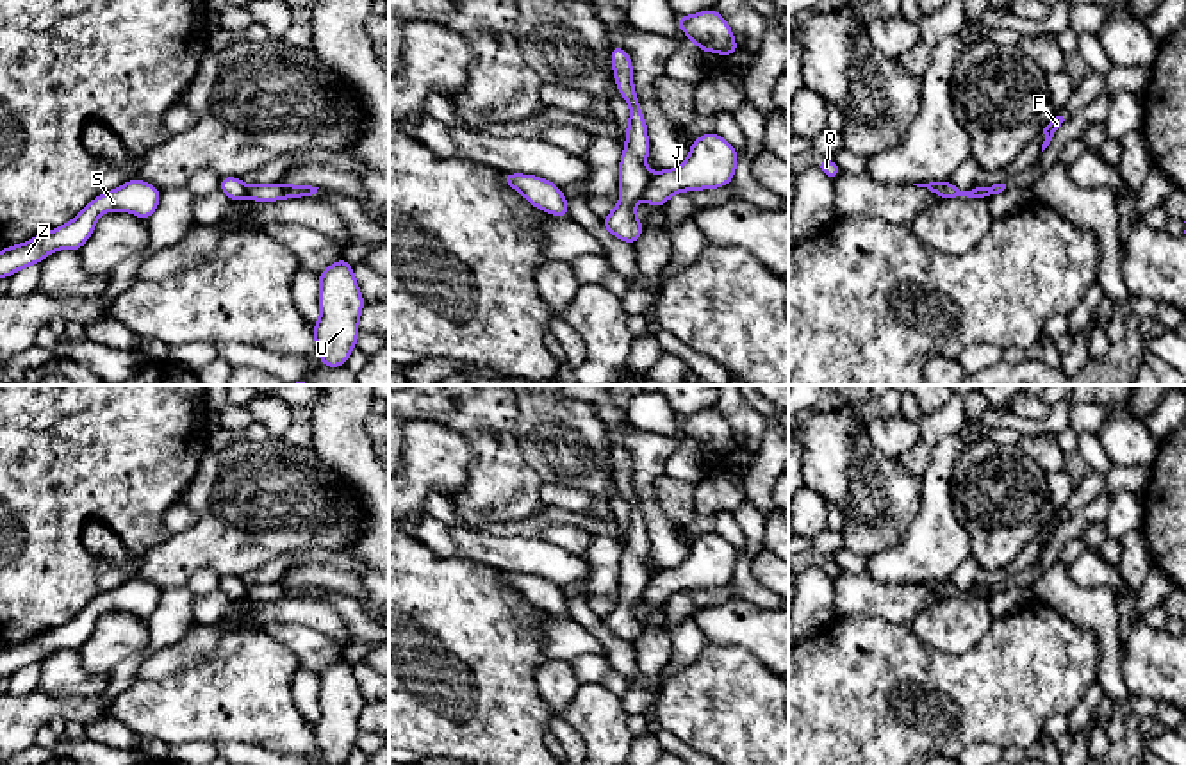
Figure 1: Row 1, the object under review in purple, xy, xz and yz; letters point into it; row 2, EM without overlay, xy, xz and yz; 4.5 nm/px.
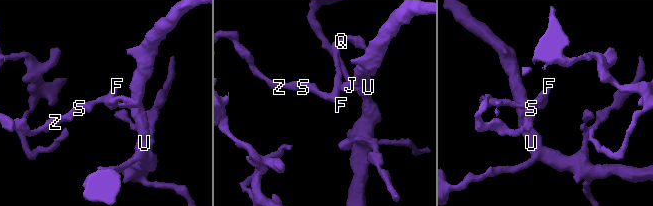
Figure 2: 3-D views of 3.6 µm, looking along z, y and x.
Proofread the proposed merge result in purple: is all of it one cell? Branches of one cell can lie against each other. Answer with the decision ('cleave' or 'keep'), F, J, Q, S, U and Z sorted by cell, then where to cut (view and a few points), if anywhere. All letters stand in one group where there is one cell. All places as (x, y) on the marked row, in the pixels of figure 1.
cleave | F Q S Z / J U | xz (650, 182), (641, 195)

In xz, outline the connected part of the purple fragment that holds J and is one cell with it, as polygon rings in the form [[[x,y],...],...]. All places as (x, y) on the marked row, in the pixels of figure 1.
[[[719,134],[699,136],[679,168],[653,175],[642,198],[660,209],[679,191],[726,187],[735,177],[737,159],[738,152]]]

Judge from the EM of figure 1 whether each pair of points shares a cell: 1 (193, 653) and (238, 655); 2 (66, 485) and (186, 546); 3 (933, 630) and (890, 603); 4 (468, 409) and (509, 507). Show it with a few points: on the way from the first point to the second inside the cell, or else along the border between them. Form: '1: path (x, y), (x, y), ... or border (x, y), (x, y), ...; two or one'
1: border (247, 630), (225, 628), (205, 658), (173, 673); two
2: border (172, 535), (152, 546), (138, 564); two
3: border (944, 600), (928, 605), (910, 623); two
4: path (489, 434), (498, 455), (500, 482); one

